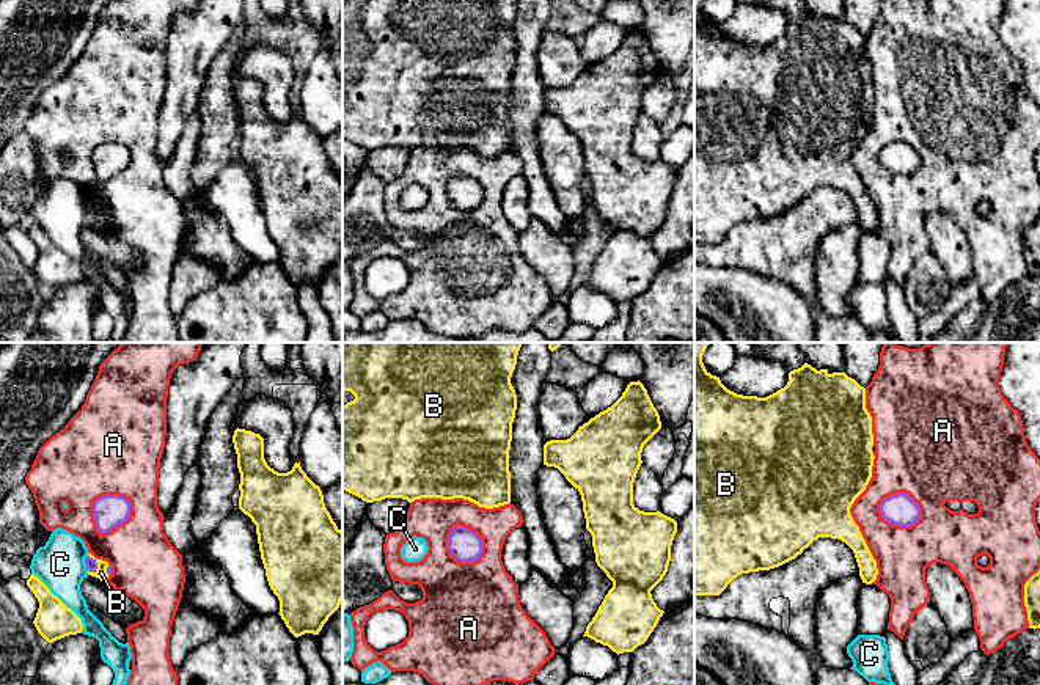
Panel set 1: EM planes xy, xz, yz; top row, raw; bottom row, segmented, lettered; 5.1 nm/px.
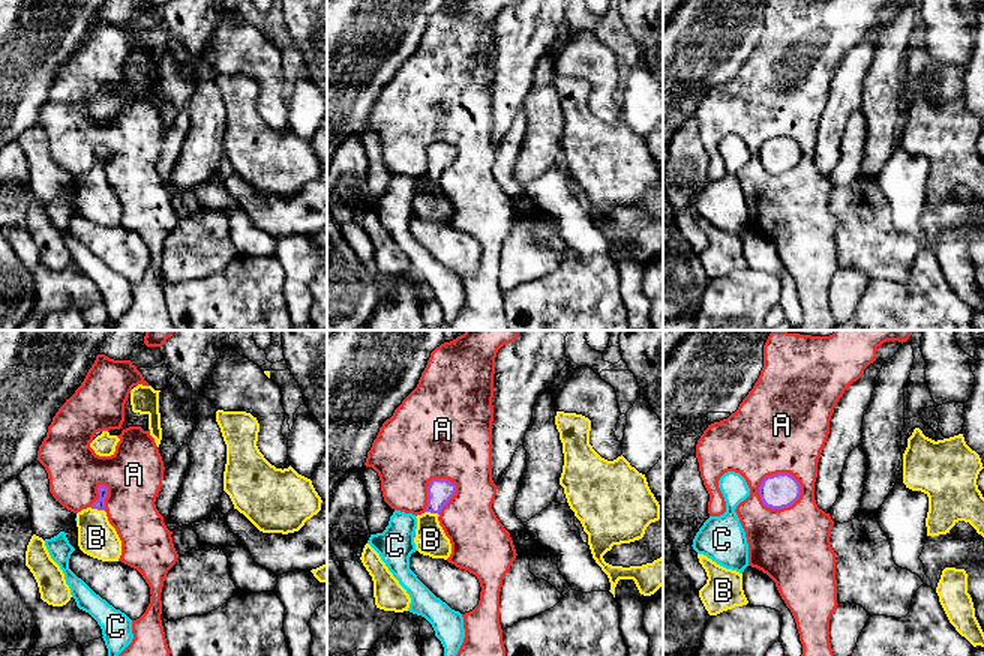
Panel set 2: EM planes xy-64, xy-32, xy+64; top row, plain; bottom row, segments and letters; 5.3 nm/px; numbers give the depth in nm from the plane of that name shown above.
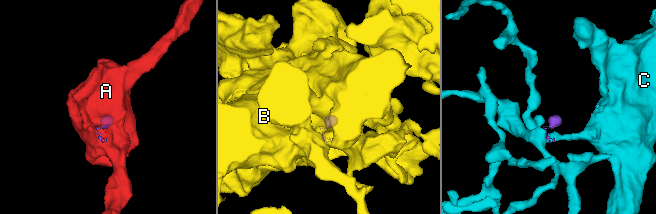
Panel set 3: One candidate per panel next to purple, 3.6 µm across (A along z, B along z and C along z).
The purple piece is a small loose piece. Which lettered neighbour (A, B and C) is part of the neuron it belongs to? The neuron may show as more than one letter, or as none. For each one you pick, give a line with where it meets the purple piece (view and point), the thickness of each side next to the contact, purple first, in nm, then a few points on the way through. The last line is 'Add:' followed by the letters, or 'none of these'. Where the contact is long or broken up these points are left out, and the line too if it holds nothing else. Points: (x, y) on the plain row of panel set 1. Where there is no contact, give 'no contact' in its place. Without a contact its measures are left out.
B: meets purple in xy at (96, 212); 60 nm thick on the purple side, 60 nm on the other; runs through xy (91, 212), (96, 212), (101, 220)
Add: B

